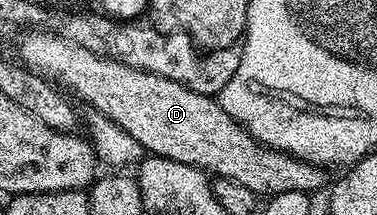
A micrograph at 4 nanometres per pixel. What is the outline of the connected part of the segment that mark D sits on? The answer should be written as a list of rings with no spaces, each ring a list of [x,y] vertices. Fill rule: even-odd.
[[[50,30],[27,32],[30,33],[18,44],[17,59],[36,74],[45,76],[51,82],[57,82],[67,93],[75,92],[84,103],[91,104],[90,108],[95,113],[107,116],[122,126],[128,134],[132,134],[132,137],[140,142],[140,146],[145,148],[149,155],[172,158],[172,162],[184,162],[188,166],[196,166],[215,177],[232,178],[232,182],[241,182],[244,186],[248,186],[248,190],[258,193],[262,198],[285,192],[311,194],[310,192],[316,191],[317,188],[327,187],[328,179],[326,180],[325,174],[322,173],[325,171],[319,165],[289,156],[286,152],[270,148],[252,138],[252,134],[248,134],[246,128],[239,126],[224,111],[215,97],[188,90],[188,86],[180,86],[180,82],[172,82],[163,76],[136,70],[132,66],[124,66],[118,60],[109,59],[97,51],[94,53],[92,49],[85,48],[74,40],[53,36]]]

